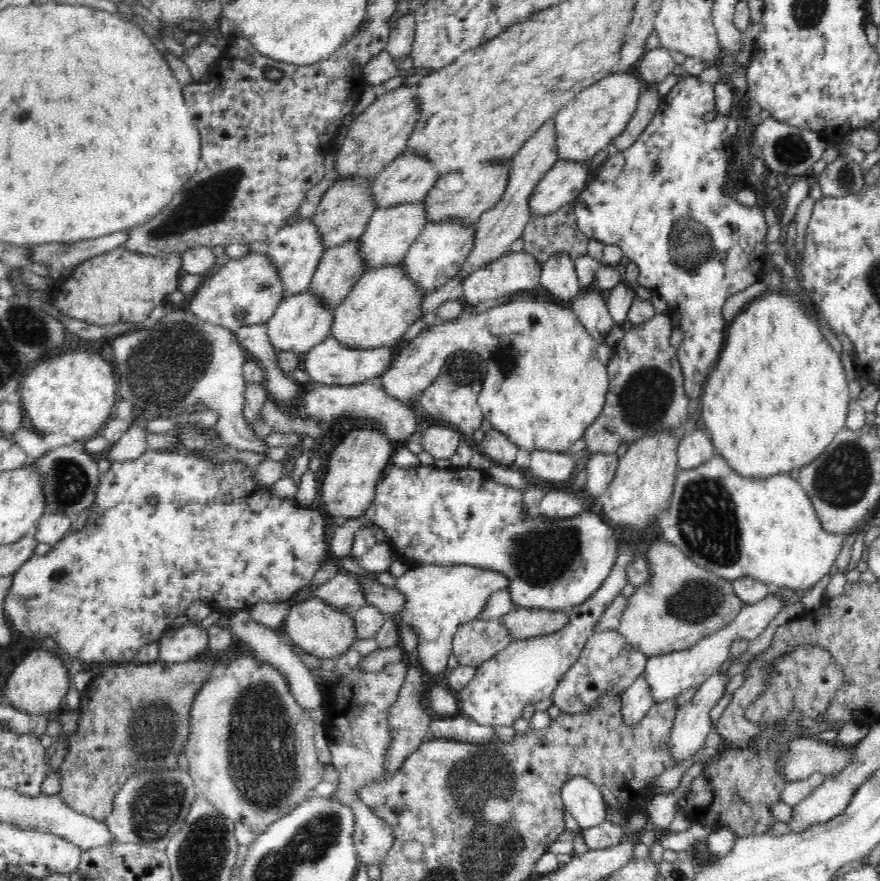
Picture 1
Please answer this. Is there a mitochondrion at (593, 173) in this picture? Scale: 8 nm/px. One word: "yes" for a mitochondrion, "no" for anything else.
no

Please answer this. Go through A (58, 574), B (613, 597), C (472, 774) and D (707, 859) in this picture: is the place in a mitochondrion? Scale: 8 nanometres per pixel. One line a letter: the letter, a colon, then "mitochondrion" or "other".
A: mitochondrion
B: other
C: mitochondrion
D: other

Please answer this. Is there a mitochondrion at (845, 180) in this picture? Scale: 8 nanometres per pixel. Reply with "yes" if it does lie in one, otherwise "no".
yes

